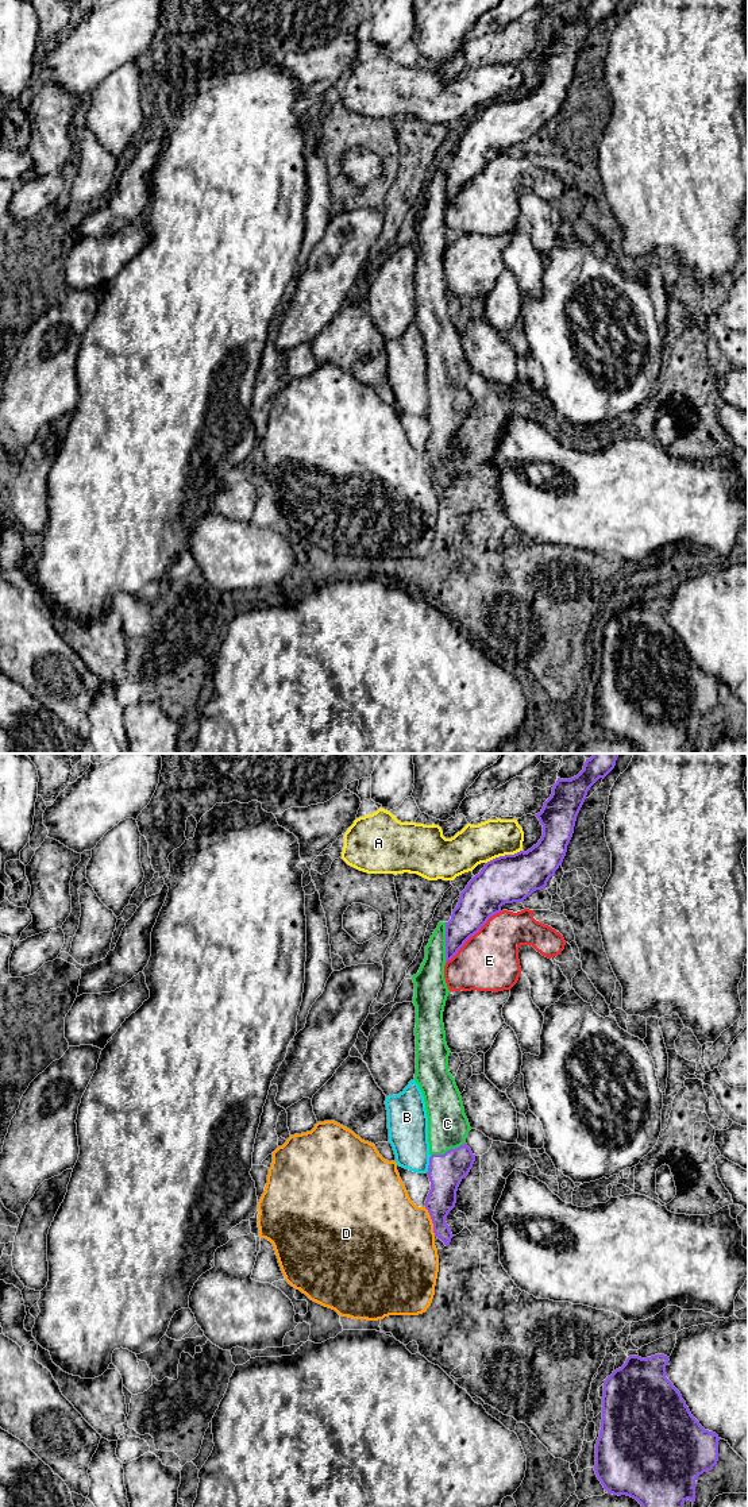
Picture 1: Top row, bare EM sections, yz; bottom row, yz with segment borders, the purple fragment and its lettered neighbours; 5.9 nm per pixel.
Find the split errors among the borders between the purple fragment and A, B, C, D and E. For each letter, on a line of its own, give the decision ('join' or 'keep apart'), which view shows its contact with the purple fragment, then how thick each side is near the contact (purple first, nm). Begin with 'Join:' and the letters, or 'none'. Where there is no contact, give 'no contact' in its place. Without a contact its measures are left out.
Join: C
A: keep apart; contact in yz; calibres 280 and 240 nm
B: keep apart; contact in yz; calibres 220 and 240 nm
C: join; contact in yz; calibres 200 and 180 nm
D: keep apart; contact in yz; calibres 170 and 480 nm
E: keep apart; contact in yz; calibres 240 and 360 nm

